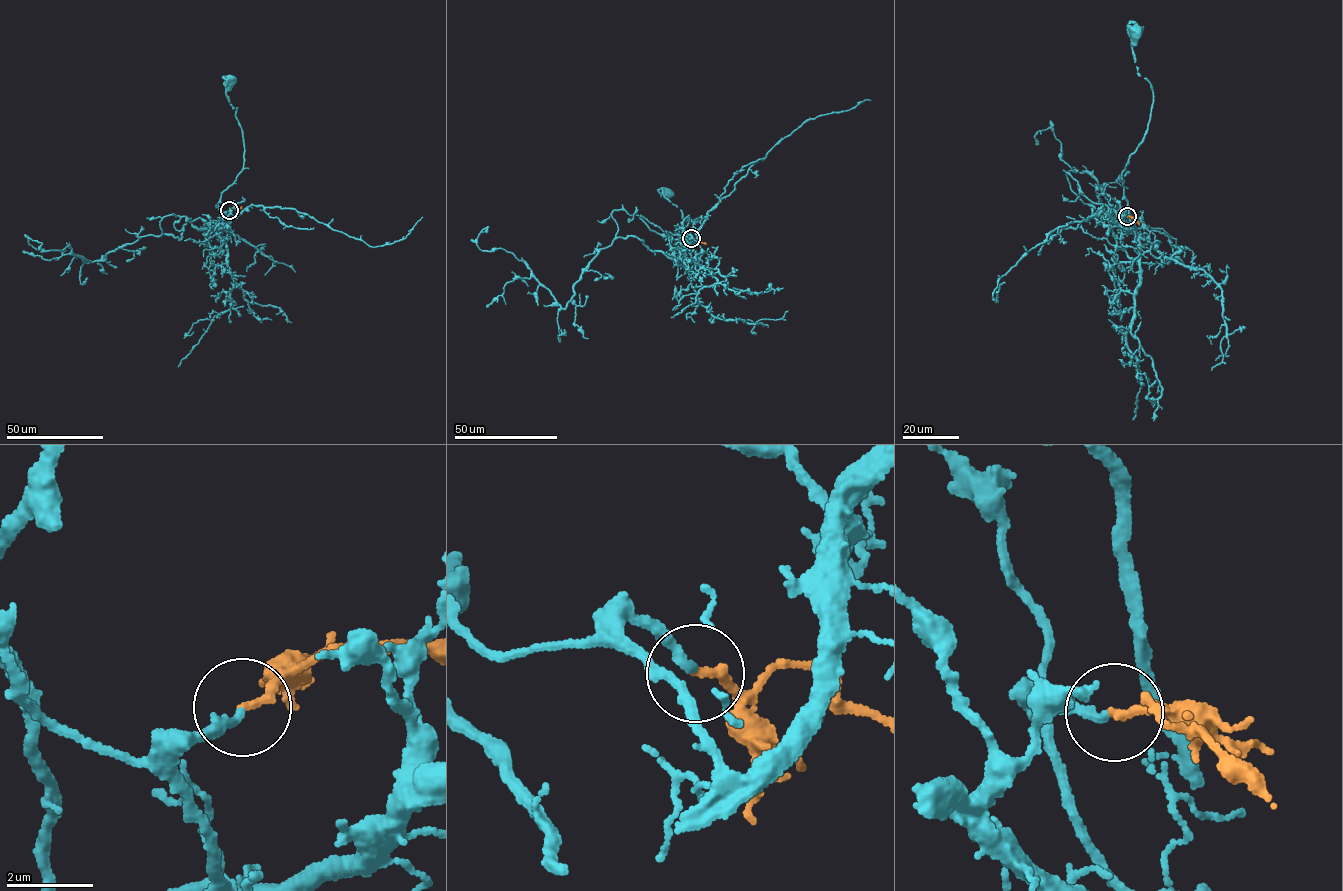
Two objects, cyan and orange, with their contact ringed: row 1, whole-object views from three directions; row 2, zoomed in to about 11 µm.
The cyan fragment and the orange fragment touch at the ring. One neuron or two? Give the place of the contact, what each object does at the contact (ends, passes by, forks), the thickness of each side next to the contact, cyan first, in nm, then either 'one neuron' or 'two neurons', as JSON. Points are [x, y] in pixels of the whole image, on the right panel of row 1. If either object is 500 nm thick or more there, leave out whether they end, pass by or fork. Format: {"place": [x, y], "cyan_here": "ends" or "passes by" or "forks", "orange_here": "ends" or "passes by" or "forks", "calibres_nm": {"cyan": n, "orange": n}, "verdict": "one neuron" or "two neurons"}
{"place": [1127, 216], "cyan_here": "ends", "orange_here": "ends", "calibres_nm": {"cyan": 200, "orange": 200}, "verdict": "one neuron"}

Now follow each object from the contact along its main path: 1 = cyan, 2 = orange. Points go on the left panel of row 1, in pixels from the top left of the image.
1: (229, 210), (228, 218), (221, 219), (217, 203), (243, 167), (244, 148), (237, 109), (226, 94), (230, 79)
2: (229, 210), (241, 206)

